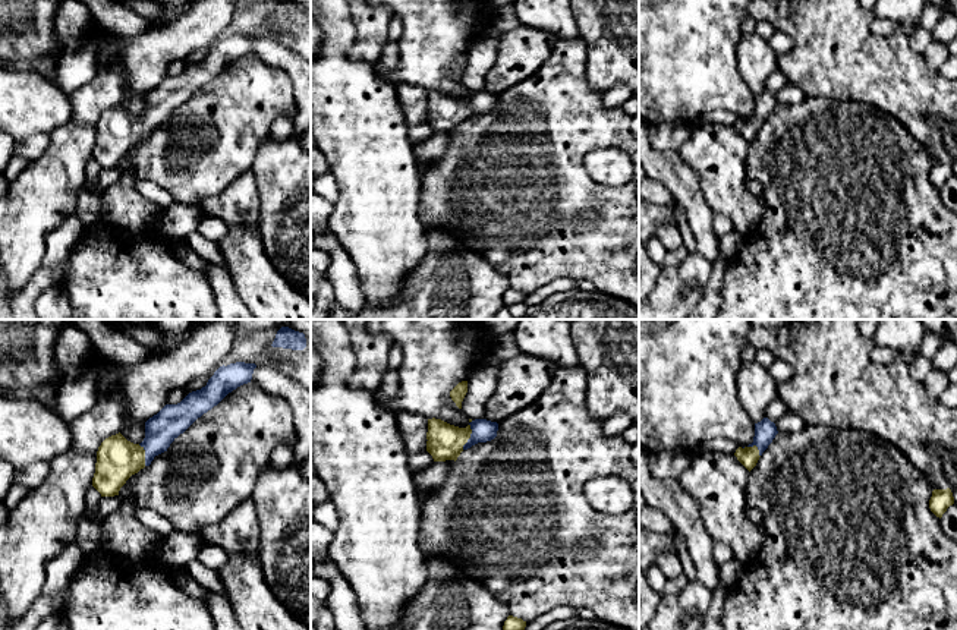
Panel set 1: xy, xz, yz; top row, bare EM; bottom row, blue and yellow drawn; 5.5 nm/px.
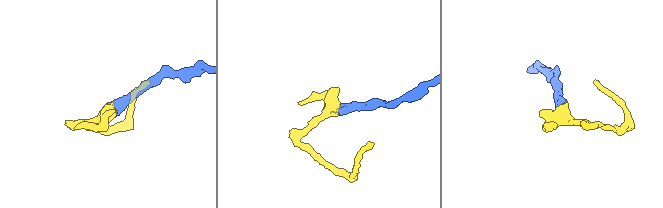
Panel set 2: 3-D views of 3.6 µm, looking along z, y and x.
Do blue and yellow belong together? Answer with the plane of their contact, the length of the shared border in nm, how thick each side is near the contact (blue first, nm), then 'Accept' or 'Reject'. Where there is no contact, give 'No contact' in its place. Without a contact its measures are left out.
Touches blue in xz. Shared border 170 nm. Thickness 120 nm (blue) against 200 nm. Accept

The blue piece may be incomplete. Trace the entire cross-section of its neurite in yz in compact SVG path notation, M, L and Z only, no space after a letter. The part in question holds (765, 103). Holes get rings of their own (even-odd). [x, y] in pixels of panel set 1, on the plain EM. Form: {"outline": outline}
{"outline": "M764 89L761 94L755 95L753 114L744 120L739 119L734 127L750 144L777 105L778 103L775 95L768 89Z"}

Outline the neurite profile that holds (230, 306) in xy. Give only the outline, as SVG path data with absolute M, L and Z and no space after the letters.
M207 261L207 267L202 273L207 275L213 289L218 319L255 319L234 290L234 283L227 268L220 267L218 262Z

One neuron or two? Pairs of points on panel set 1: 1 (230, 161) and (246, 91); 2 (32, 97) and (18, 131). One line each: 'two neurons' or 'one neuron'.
1: one neuron
2: one neuron

